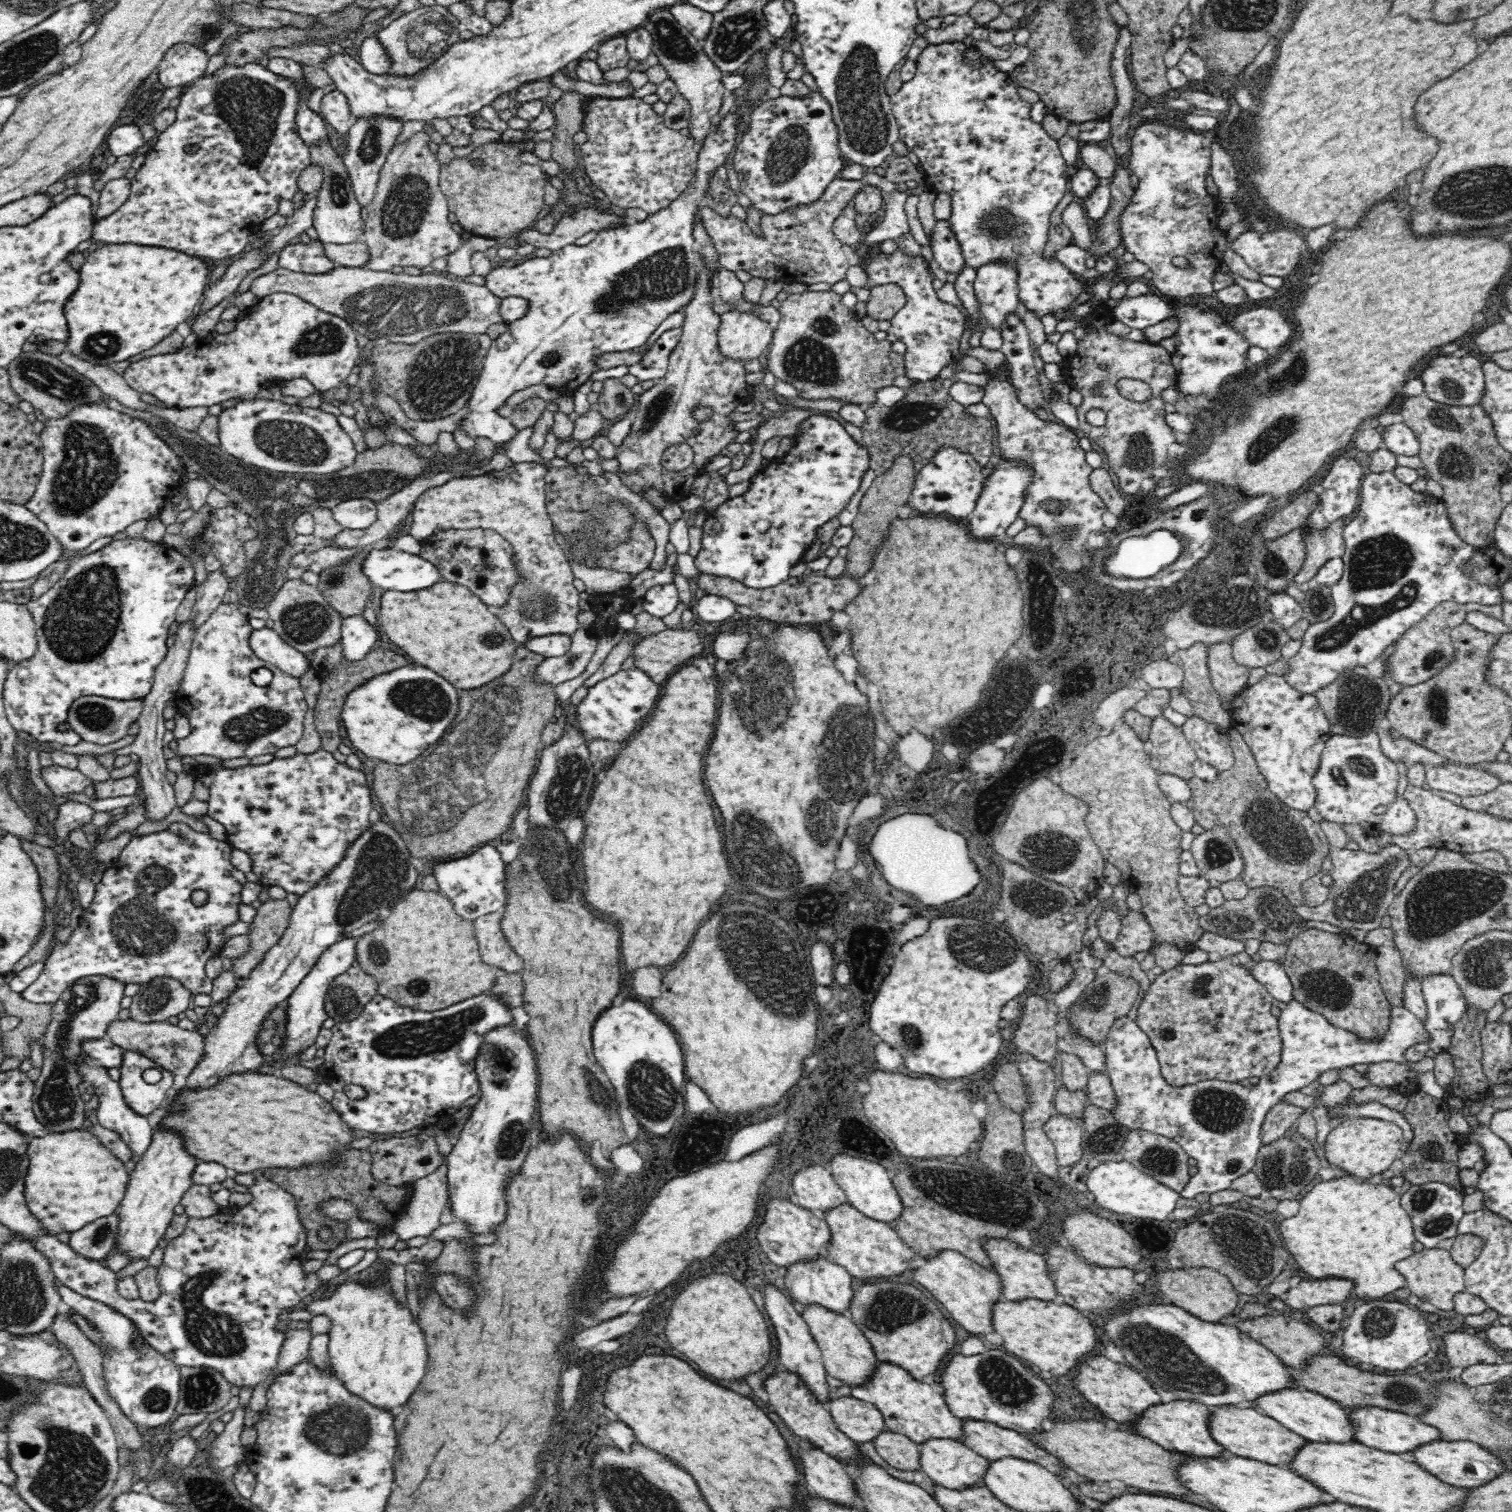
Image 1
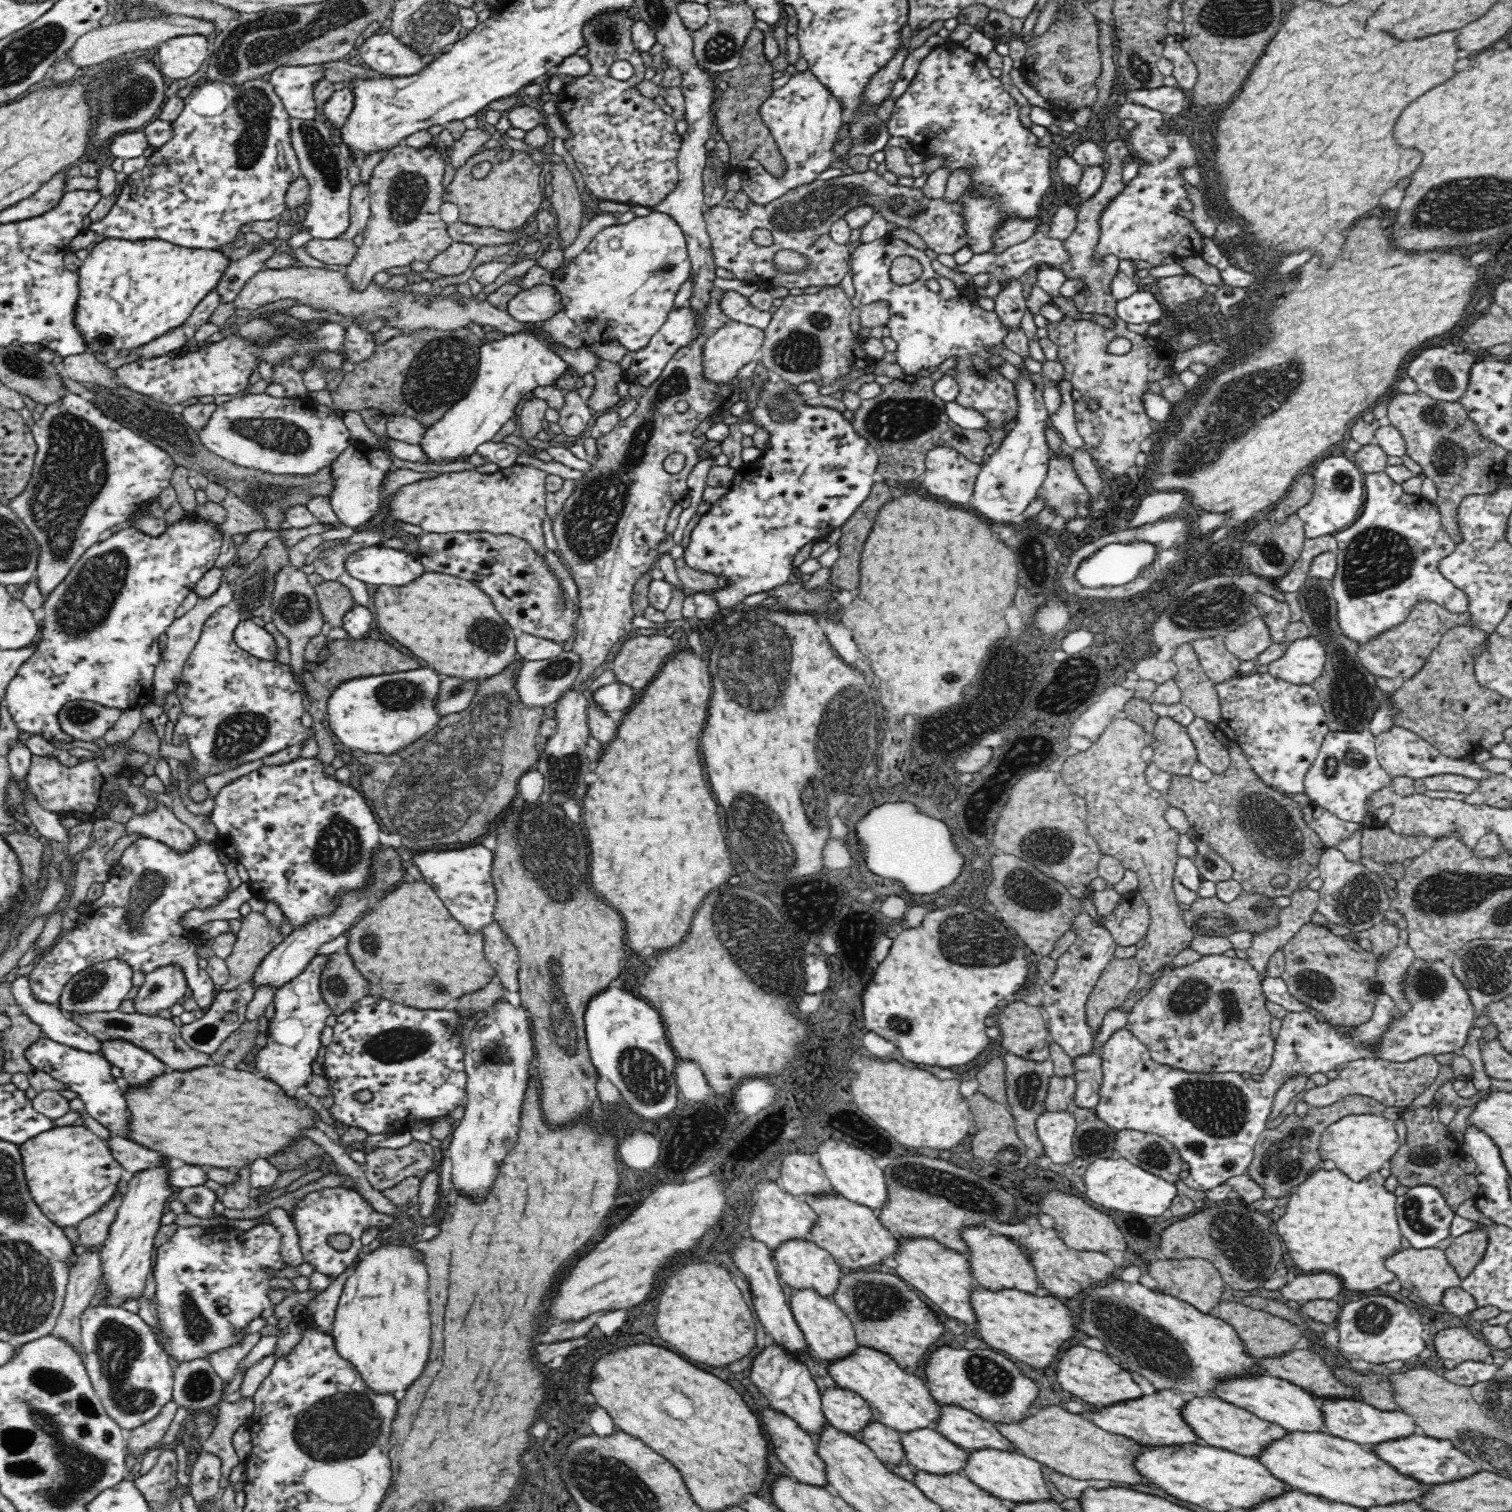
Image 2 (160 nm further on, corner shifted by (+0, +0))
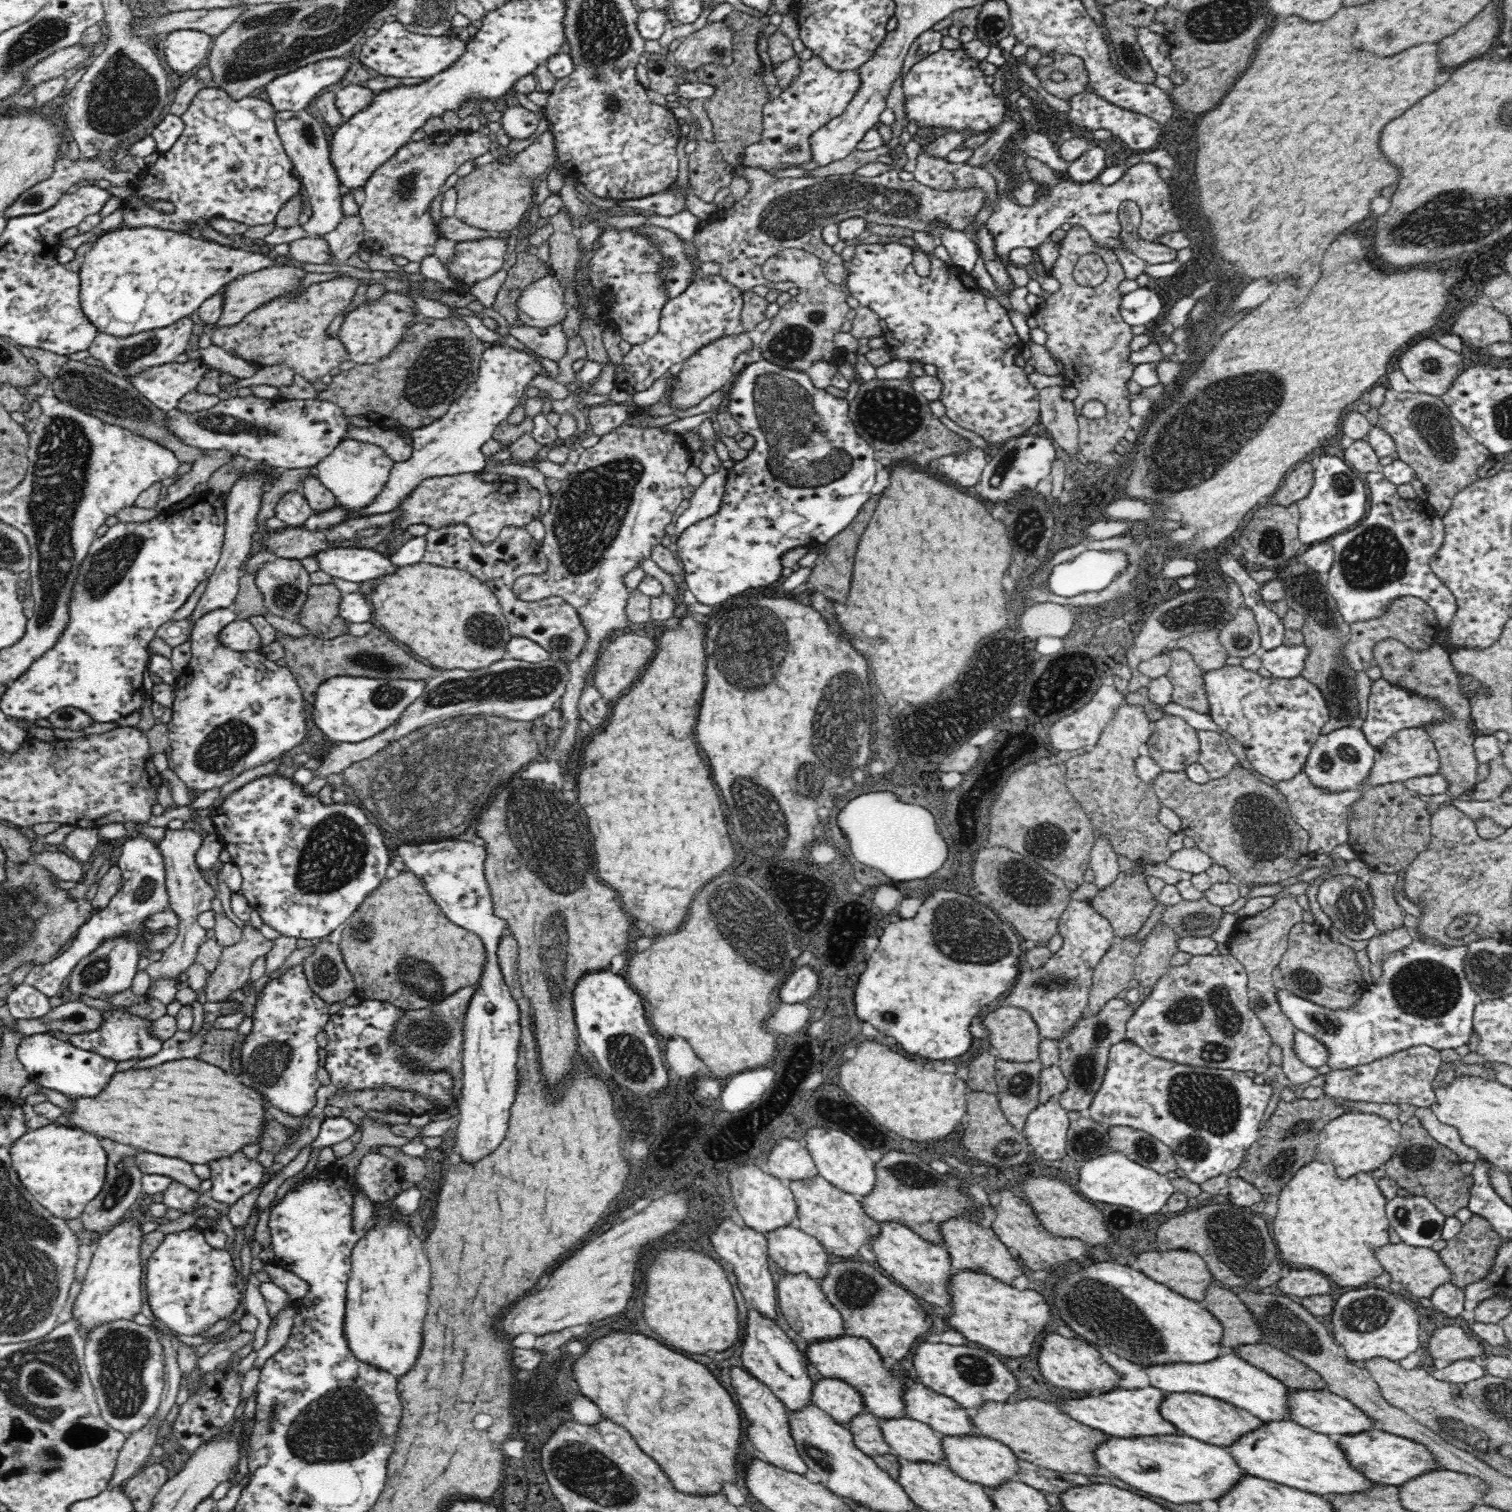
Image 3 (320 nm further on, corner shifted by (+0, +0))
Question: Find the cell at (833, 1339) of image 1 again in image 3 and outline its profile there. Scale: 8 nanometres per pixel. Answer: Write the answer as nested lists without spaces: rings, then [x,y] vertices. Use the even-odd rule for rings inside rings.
[[[784,1274],[778,1280],[776,1291],[778,1291],[778,1306],[785,1319],[792,1330],[800,1334],[807,1344],[830,1342],[847,1335],[842,1313],[831,1304],[818,1281],[804,1274],[796,1276]]]

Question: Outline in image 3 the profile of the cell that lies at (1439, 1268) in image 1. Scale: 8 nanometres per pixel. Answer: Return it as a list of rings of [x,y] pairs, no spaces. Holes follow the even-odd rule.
[[[1404,1242],[1390,1243],[1388,1247],[1380,1248],[1376,1258],[1384,1270],[1391,1275],[1393,1286],[1404,1288],[1405,1293],[1412,1298],[1430,1299],[1438,1287],[1452,1280],[1450,1267],[1442,1261],[1439,1252],[1432,1248],[1408,1246]]]

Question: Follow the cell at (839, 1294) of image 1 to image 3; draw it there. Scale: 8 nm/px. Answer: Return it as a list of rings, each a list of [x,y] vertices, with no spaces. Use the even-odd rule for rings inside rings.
[[[797,1225],[776,1228],[765,1235],[768,1239],[768,1254],[785,1274],[808,1275],[816,1281],[824,1280],[830,1272],[830,1256],[826,1248]]]

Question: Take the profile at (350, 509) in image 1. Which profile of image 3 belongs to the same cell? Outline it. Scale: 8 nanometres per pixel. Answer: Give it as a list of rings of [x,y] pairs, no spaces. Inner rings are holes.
[[[346,439],[336,446],[330,456],[320,460],[314,471],[324,487],[336,498],[337,506],[354,517],[371,506],[384,491],[394,463],[383,448]]]

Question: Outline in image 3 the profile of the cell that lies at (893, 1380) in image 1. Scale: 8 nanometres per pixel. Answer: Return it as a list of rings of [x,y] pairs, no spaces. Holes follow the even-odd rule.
[[[846,1335],[842,1338],[836,1338],[836,1340],[830,1340],[830,1342],[807,1344],[806,1356],[822,1374],[823,1379],[841,1380],[853,1386],[862,1395],[866,1411],[872,1413],[877,1419],[902,1420],[902,1418],[908,1417],[906,1416],[906,1390],[908,1390],[906,1377],[892,1368],[888,1368],[882,1360],[883,1356],[880,1355],[880,1351],[869,1340]]]

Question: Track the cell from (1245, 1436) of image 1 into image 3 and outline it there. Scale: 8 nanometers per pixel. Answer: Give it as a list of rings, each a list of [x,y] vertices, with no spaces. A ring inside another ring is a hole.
[[[1176,1391],[1167,1393],[1166,1400],[1160,1406],[1160,1411],[1168,1421],[1172,1421],[1172,1424],[1178,1427],[1178,1434],[1201,1440],[1206,1444],[1226,1448],[1232,1447],[1232,1444],[1240,1442],[1240,1438],[1262,1428],[1265,1424],[1264,1420],[1233,1404],[1206,1395],[1194,1395],[1193,1393],[1178,1393]]]

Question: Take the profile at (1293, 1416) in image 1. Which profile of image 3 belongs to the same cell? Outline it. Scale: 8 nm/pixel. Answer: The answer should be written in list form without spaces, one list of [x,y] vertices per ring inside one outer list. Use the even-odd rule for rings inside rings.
[[[1227,1351],[1221,1358],[1208,1362],[1206,1364],[1164,1364],[1164,1366],[1150,1366],[1150,1368],[1142,1369],[1148,1373],[1152,1384],[1150,1386],[1164,1389],[1167,1393],[1174,1391],[1180,1393],[1193,1393],[1194,1395],[1206,1395],[1225,1403],[1233,1404],[1238,1408],[1252,1413],[1254,1416],[1264,1420],[1264,1422],[1282,1422],[1292,1421],[1292,1407],[1290,1407],[1290,1392],[1293,1391],[1284,1381],[1278,1380],[1276,1377],[1270,1376],[1267,1372],[1252,1366],[1247,1360]]]

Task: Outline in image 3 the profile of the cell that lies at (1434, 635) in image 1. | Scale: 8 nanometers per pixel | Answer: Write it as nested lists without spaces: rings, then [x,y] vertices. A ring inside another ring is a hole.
[[[1403,597],[1392,601],[1388,612],[1378,618],[1378,620],[1368,620],[1368,622],[1358,622],[1350,624],[1351,638],[1348,645],[1342,648],[1342,656],[1348,659],[1350,667],[1355,671],[1370,670],[1376,666],[1374,659],[1374,648],[1387,639],[1395,639],[1408,647],[1412,652],[1422,652],[1435,646],[1436,638],[1443,629],[1436,611],[1426,601],[1418,597]]]

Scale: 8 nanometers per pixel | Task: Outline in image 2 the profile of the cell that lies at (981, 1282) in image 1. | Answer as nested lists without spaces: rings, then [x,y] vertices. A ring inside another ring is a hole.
[[[896,1235],[896,1238],[899,1240],[899,1252],[893,1256],[898,1264],[895,1268],[896,1274],[918,1289],[926,1298],[932,1298],[931,1302],[938,1304],[944,1312],[948,1312],[950,1318],[960,1320],[964,1324],[976,1324],[978,1317],[976,1317],[976,1311],[972,1305],[972,1298],[982,1286],[974,1277],[972,1263],[970,1263],[968,1256],[945,1247],[937,1240],[928,1238],[901,1239],[899,1235]]]

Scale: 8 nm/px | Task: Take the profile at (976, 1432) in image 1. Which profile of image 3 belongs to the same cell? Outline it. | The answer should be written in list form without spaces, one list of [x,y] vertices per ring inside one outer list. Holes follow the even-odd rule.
[[[906,1377],[906,1416],[931,1426],[933,1430],[943,1436],[983,1436],[978,1427],[972,1423],[968,1410],[955,1400],[932,1392],[924,1387],[917,1379]]]

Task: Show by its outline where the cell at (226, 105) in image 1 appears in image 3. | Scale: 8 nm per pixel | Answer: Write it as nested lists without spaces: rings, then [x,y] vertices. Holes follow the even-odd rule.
[[[206,87],[196,91],[196,94],[192,97],[192,102],[189,104],[188,110],[180,116],[182,122],[184,122],[184,130],[177,139],[177,142],[168,152],[159,153],[160,158],[152,164],[152,167],[145,167],[142,169],[136,177],[136,182],[129,186],[132,188],[134,196],[132,196],[131,201],[126,200],[124,203],[124,208],[122,208],[122,224],[124,224],[125,228],[129,228],[129,230],[132,230],[132,228],[160,228],[160,230],[171,230],[172,232],[177,232],[177,234],[187,234],[192,238],[204,239],[202,237],[202,230],[204,230],[204,228],[210,228],[210,220],[214,220],[214,218],[224,218],[224,220],[243,222],[248,226],[274,223],[282,205],[300,190],[300,181],[296,176],[294,165],[292,165],[284,149],[278,129],[276,129],[275,122],[277,113],[278,111],[274,108],[274,105],[263,95],[257,97],[243,96],[240,99],[234,99],[234,97],[230,96],[228,91],[222,88]],[[154,200],[172,202],[172,204],[174,204],[174,212],[154,210],[154,208],[150,206],[150,202],[154,202]]]

